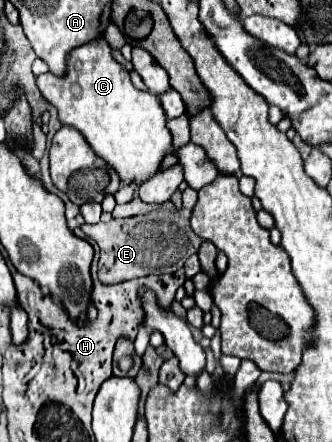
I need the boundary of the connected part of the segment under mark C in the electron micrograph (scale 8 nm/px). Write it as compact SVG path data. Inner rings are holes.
M104 37L76 47L76 51L68 55L68 69L64 75L38 75L36 83L44 99L56 107L58 119L84 133L86 141L96 151L96 155L102 157L110 167L114 167L124 183L144 183L150 175L158 171L162 157L166 155L166 149L172 145L172 135L166 127L164 109L156 95L152 95L150 91L140 91L132 85L128 71L112 59L112 49Z

